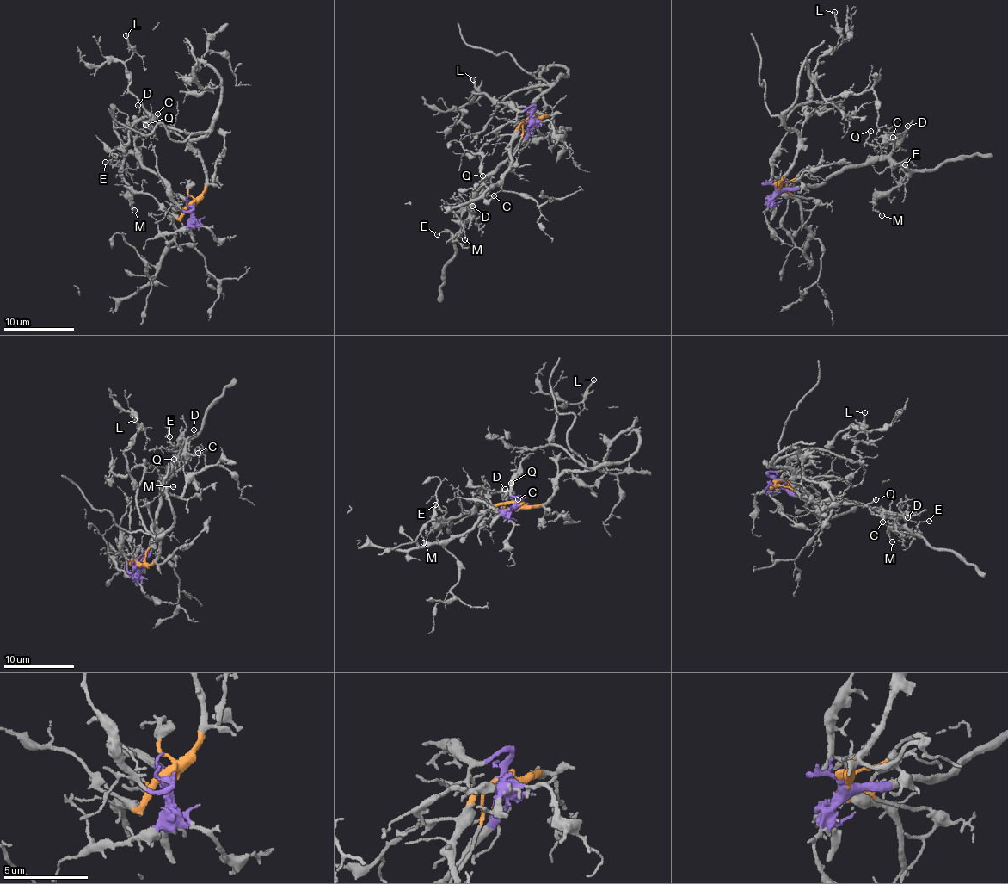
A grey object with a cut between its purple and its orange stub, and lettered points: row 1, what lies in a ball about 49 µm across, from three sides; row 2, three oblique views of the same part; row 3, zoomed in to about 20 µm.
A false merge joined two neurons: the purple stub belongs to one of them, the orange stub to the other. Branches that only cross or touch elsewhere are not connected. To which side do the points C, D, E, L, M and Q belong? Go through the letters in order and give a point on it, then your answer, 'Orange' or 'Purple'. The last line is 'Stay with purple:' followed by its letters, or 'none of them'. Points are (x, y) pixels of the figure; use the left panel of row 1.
C: Place: (157, 114). Purple
D: Place: (138, 105). Purple
E: Place: (105, 162). Purple
L: Place: (126, 35). Orange
M: Place: (134, 210). Purple
Q: Place: (145, 125). Purple
Stay with purple: C, D, E, M, Q

